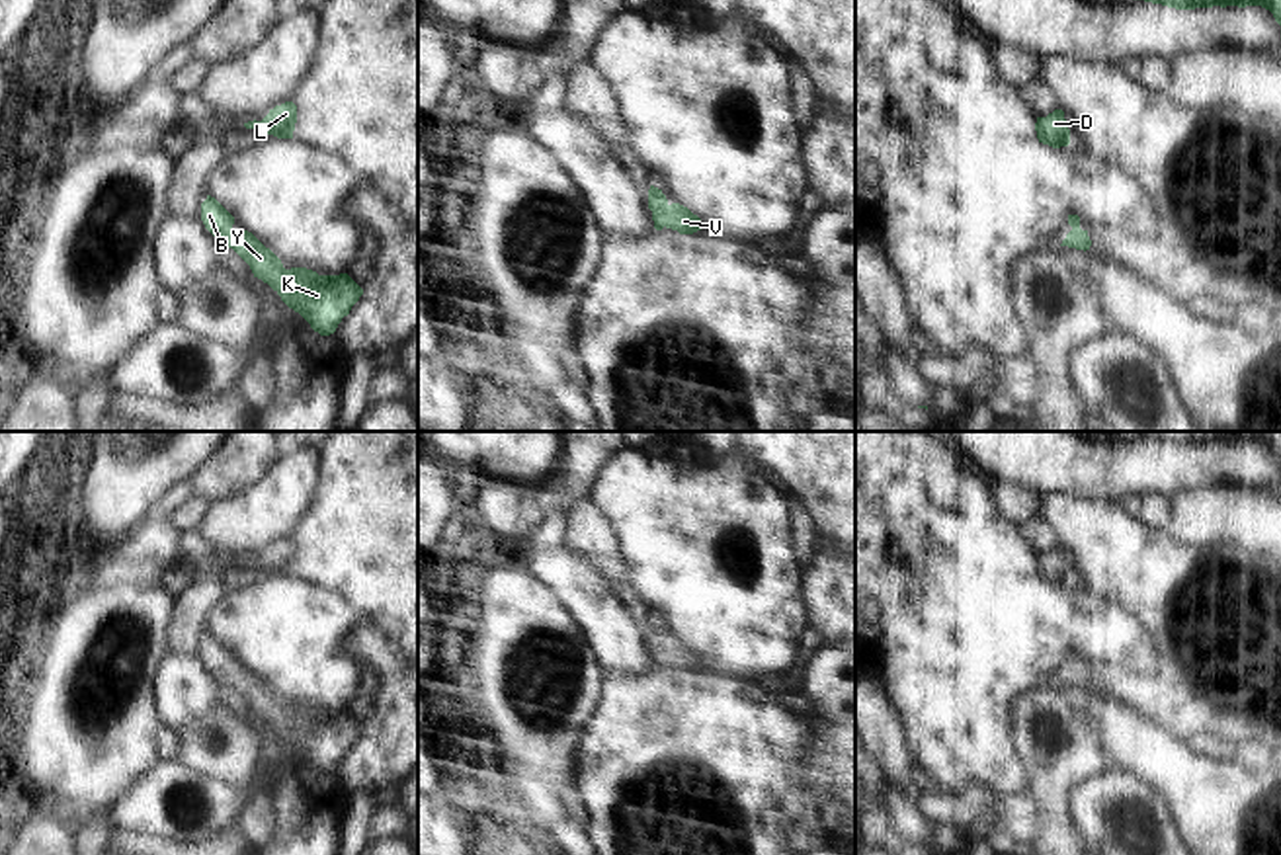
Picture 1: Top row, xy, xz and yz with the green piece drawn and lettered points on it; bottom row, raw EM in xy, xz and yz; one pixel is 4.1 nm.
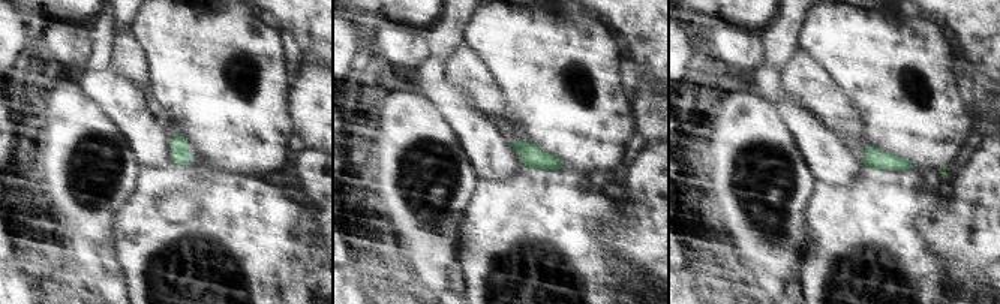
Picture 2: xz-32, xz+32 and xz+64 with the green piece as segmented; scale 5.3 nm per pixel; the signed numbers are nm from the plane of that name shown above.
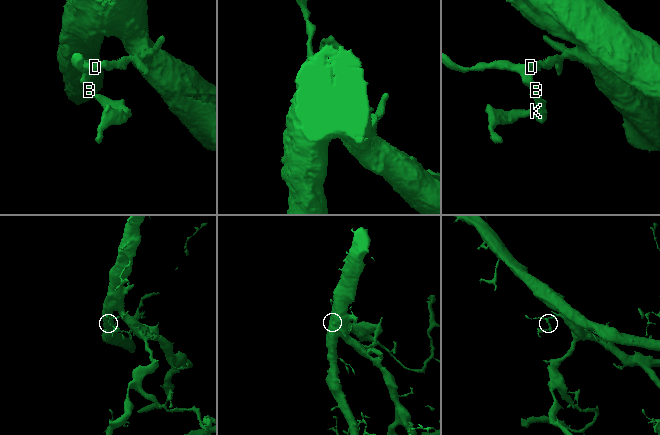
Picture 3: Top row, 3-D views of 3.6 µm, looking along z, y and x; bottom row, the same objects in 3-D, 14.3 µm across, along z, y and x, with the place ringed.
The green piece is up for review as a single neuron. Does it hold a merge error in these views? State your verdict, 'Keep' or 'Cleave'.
Keep.

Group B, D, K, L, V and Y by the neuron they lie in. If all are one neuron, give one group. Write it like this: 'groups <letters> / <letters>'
groups B D K L V Y

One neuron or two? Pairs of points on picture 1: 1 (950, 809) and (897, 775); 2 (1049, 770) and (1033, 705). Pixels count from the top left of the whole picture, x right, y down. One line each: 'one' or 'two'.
1: two
2: one

